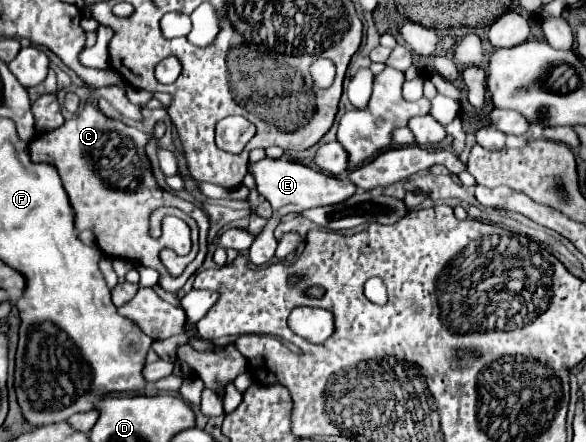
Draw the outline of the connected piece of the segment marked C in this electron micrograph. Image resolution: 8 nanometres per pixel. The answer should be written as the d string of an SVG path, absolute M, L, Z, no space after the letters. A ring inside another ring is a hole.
M84 103L84 109L62 127L42 133L32 145L32 161L34 163L52 163L56 165L64 189L70 197L70 205L76 211L76 229L92 229L96 235L98 247L110 257L124 257L128 261L142 263L146 267L154 267L160 273L160 287L166 291L179 291L189 277L196 273L204 263L208 247L208 217L206 213L190 201L184 201L164 189L158 187L156 177L150 169L150 161L146 155L146 145L150 139L160 139L164 135L164 123L158 121L154 125L154 133L144 133L136 127L124 125L120 119L106 117L92 103ZM156 207L178 207L186 215L190 215L200 227L200 251L196 259L184 269L179 277L172 277L168 269L162 265L154 239L150 237L150 213Z

